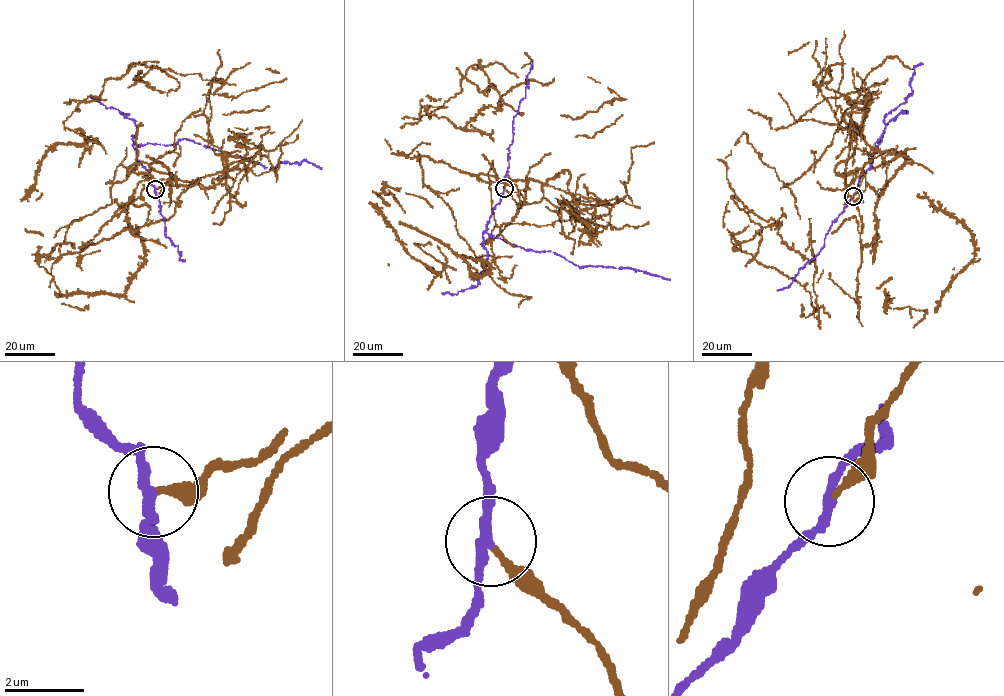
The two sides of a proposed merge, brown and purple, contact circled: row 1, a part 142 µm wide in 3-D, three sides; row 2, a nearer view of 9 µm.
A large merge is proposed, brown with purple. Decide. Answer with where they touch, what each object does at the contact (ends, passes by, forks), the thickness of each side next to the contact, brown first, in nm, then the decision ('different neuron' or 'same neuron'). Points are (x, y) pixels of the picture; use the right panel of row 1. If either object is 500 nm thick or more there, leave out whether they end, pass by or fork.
at (853, 196); brown ends there; purple passes by; 200 nm thick on the brown side, 200 nm on the other; different neuron

